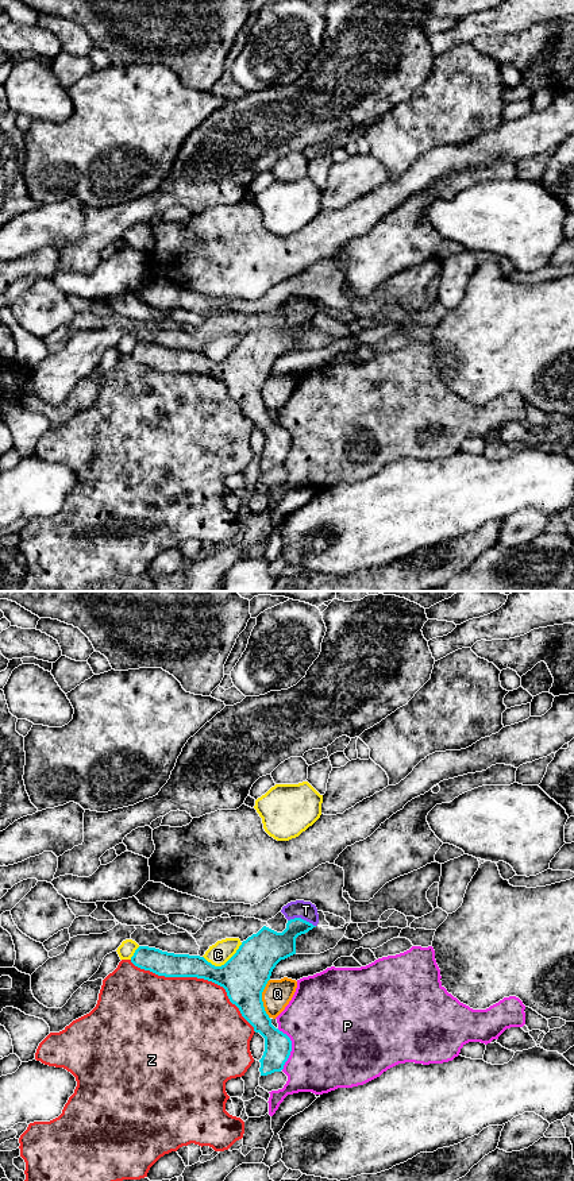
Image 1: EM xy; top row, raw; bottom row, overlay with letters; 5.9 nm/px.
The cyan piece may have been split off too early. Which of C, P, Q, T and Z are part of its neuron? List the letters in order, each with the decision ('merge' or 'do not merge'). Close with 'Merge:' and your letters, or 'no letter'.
C: do not merge
P: do not merge
Q: do not merge
T: merge
Z: do not merge
Merge: T

